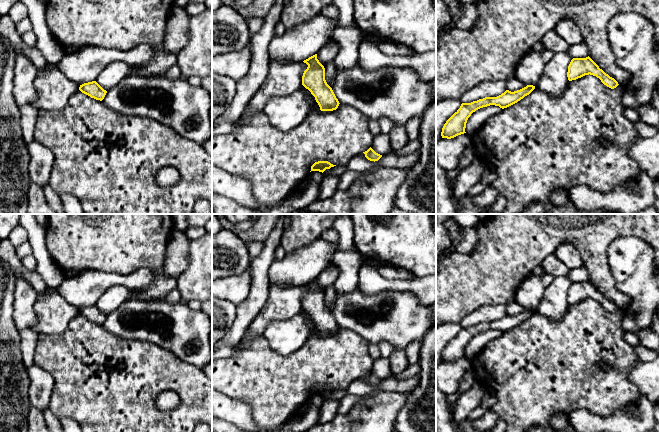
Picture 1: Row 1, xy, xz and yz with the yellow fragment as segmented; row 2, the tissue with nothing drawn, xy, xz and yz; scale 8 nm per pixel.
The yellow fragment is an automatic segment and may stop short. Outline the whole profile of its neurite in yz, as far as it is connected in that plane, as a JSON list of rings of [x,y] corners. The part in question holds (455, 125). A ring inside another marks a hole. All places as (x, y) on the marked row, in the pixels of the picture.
[[[527,85],[514,92],[506,90],[497,97],[485,97],[471,103],[462,103],[460,108],[444,124],[441,132],[442,138],[451,139],[466,133],[467,120],[476,110],[490,105],[499,106],[502,109],[507,108],[529,95],[534,89],[535,86]]]

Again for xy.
[[[96,81],[84,83],[80,85],[79,90],[90,96],[91,98],[94,98],[96,100],[102,101],[107,93],[106,90],[104,90]]]

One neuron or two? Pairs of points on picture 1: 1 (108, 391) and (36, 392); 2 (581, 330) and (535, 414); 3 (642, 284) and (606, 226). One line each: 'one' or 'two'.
1: two
2: one
3: two

